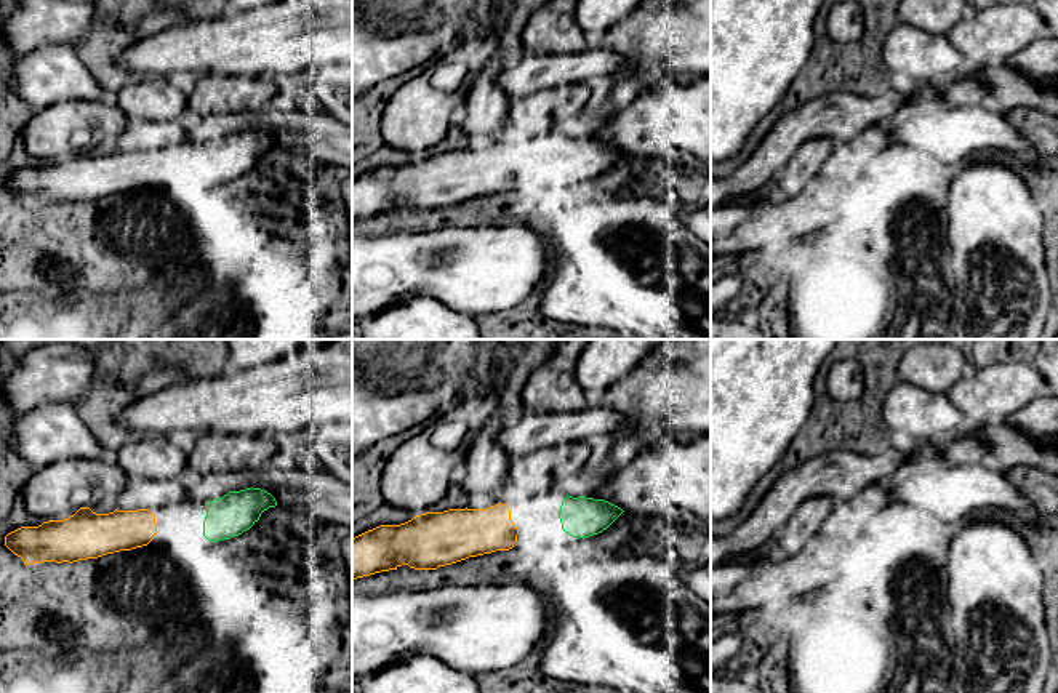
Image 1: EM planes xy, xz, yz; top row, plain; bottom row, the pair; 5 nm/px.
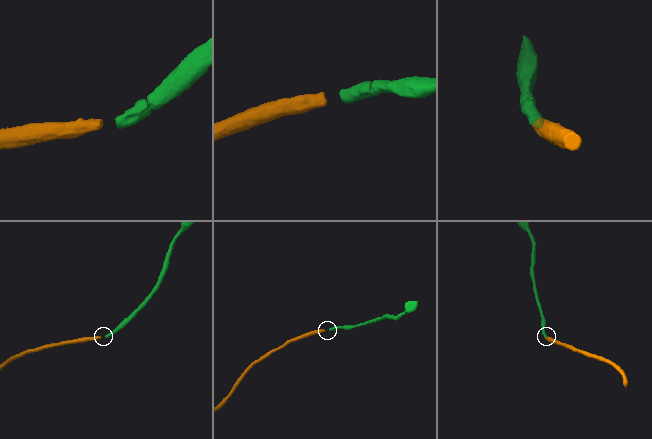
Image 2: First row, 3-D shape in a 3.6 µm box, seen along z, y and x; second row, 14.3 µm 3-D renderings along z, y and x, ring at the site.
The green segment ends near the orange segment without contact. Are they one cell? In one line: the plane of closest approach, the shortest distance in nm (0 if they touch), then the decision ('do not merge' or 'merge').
nearest in xz; 220 nm apart; merge

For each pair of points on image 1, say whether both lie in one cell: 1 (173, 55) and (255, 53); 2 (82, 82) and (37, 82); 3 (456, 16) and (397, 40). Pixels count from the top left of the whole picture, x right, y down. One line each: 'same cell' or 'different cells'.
1: same cell
2: same cell
3: same cell

